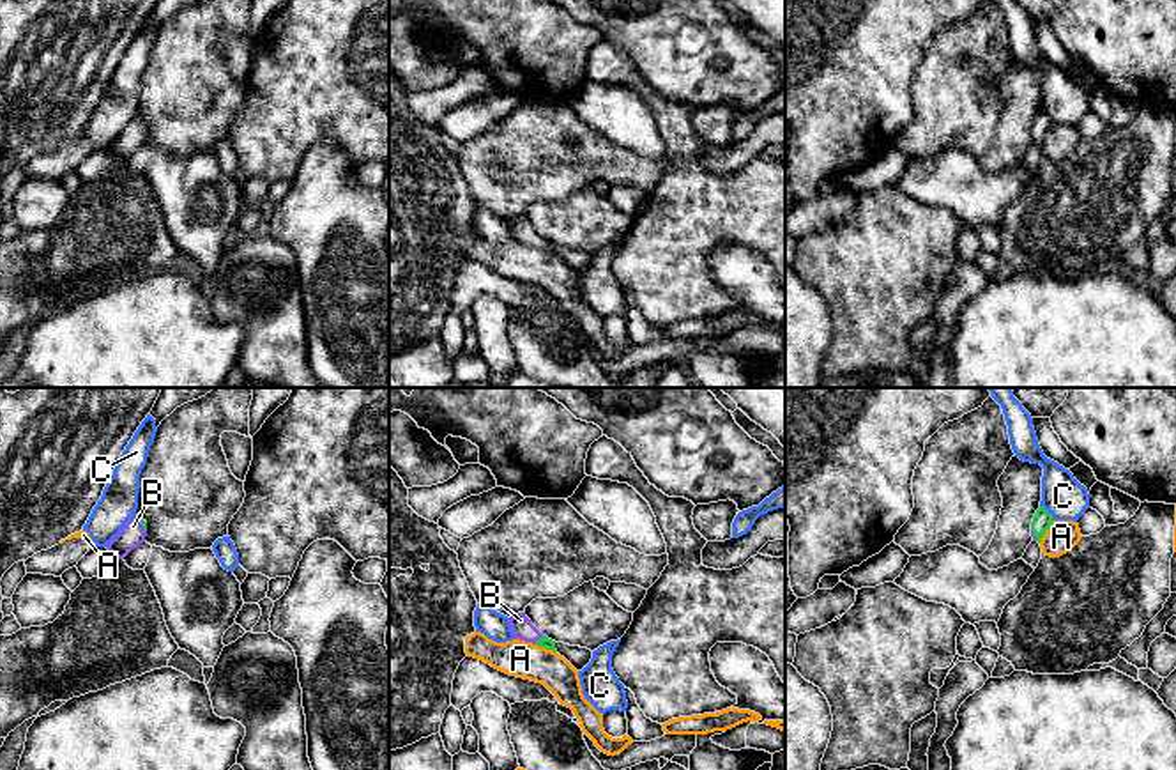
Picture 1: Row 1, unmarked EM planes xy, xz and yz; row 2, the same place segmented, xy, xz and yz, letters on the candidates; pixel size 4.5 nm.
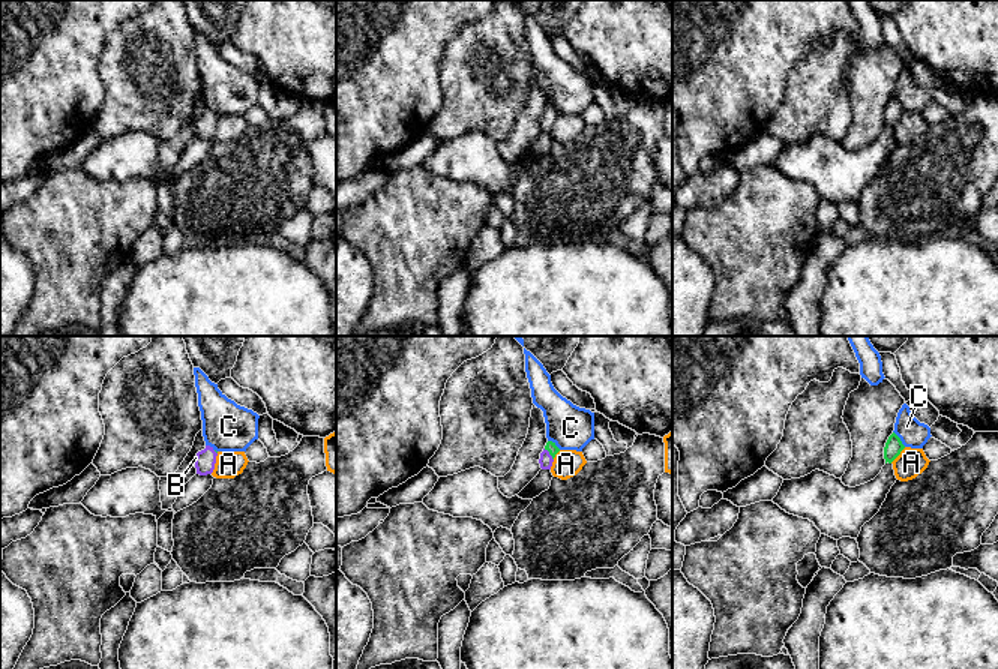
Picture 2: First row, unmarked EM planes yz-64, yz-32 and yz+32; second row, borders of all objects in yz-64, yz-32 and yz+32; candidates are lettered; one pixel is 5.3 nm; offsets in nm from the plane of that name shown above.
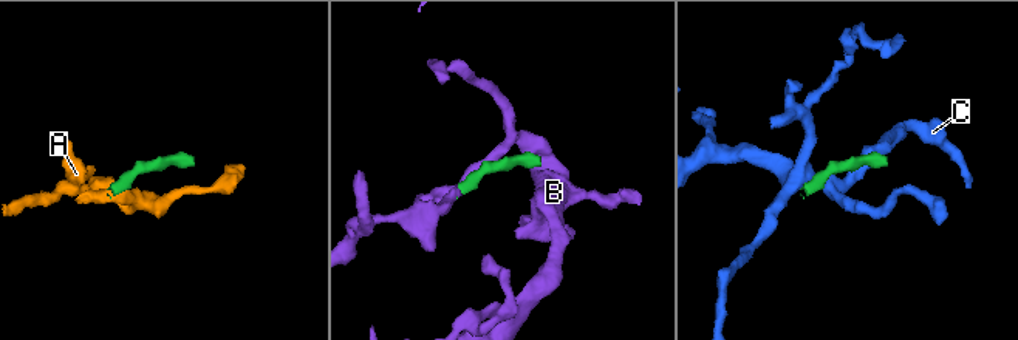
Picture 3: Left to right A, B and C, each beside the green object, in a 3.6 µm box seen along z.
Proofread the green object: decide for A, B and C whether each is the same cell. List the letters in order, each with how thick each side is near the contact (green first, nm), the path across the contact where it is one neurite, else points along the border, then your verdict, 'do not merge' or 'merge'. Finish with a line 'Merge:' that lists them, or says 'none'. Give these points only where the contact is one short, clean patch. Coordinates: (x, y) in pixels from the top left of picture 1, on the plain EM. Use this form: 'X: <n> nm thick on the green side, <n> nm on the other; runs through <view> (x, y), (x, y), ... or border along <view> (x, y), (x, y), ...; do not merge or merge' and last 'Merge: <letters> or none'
A: 90 nm thick on the green side, 150 nm on the other; border along yz (1054, 124), (1038, 146); do not merge
B: 50 nm thick on the green side, 90 nm on the other; runs through xz (547, 246), (538, 243), (520, 229); merge
C: 90 nm thick on the green side, 190 nm on the other; do not merge
Merge: B

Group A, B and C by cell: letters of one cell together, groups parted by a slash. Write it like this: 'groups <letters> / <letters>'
groups A / B / C

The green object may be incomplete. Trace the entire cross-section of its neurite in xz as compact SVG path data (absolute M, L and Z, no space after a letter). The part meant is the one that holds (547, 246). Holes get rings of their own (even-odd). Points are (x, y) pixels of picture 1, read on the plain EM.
M518 216L518 218L511 219L509 228L511 228L511 234L513 234L516 243L525 244L525 246L532 246L536 250L541 250L541 251L546 251L546 253L552 253L552 255L557 255L555 253L555 244L543 239L531 227L531 223L525 219L525 216Z

